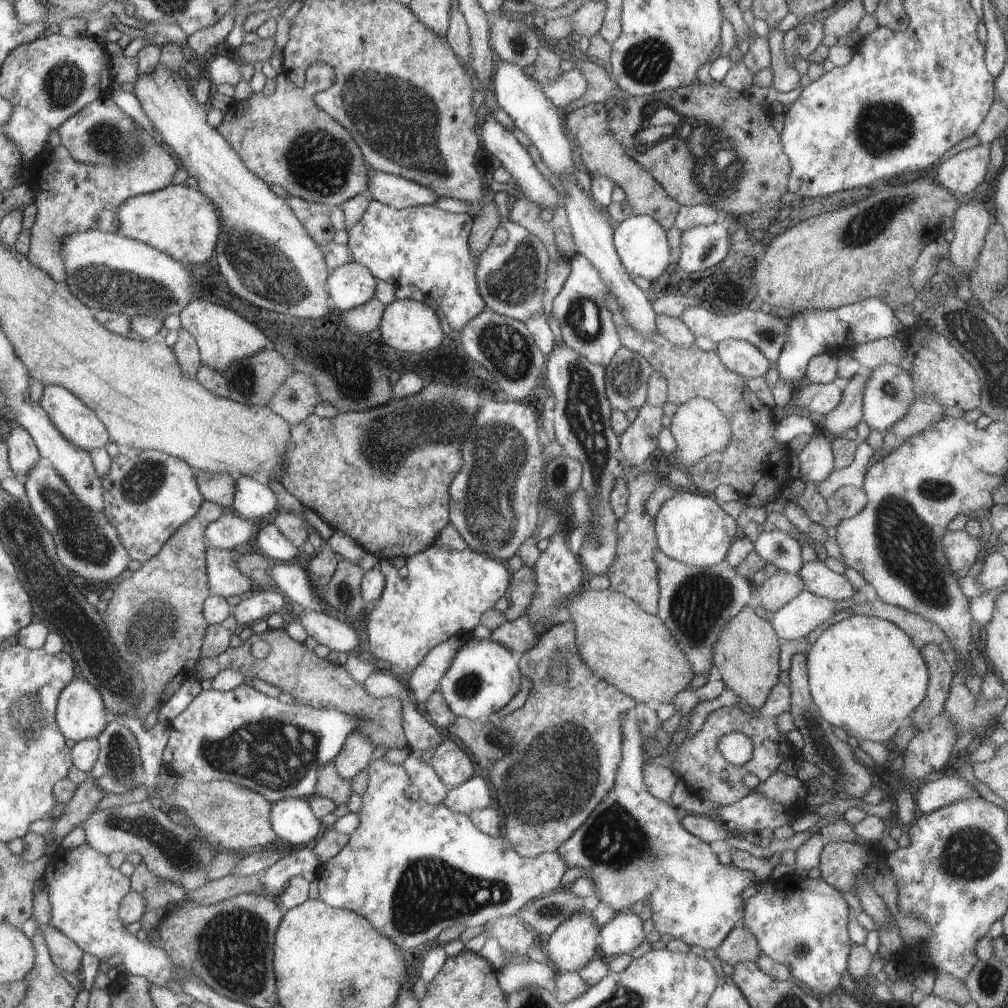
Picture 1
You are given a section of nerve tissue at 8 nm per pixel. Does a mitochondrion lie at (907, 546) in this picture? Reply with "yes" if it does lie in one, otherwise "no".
yes

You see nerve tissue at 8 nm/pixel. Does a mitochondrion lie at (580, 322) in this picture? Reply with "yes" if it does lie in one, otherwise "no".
yes

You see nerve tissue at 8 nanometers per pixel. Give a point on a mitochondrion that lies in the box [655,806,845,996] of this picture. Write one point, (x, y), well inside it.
(800, 950)

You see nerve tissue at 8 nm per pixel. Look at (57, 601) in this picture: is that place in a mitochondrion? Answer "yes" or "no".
yes

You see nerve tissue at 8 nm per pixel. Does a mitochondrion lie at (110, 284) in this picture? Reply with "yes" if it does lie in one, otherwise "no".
yes

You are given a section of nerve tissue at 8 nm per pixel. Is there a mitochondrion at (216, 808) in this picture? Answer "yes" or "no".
yes

